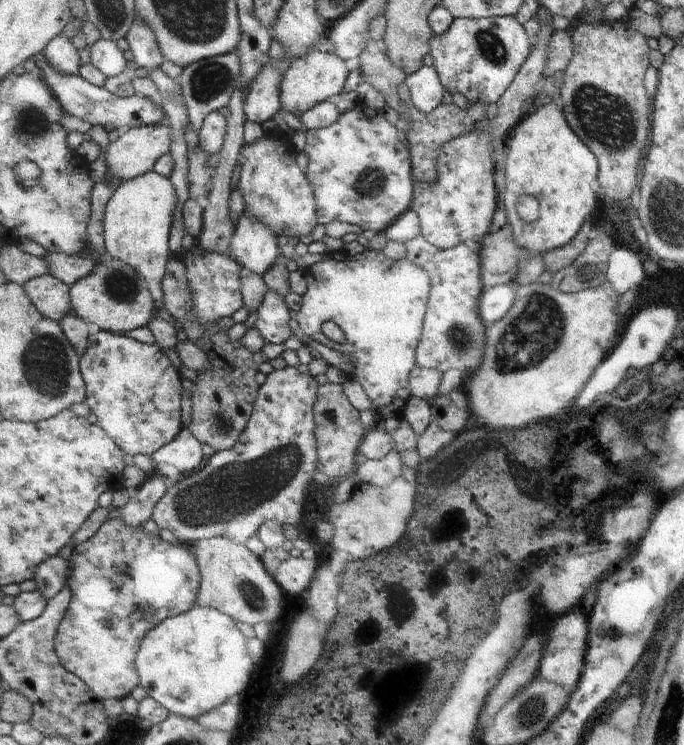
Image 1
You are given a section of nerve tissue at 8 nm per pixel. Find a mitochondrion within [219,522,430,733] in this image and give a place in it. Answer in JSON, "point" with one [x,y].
{"point":[249,591]}

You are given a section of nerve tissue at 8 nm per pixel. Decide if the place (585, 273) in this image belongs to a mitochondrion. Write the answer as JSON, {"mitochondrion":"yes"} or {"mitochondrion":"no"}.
{"mitochondrion":"yes"}

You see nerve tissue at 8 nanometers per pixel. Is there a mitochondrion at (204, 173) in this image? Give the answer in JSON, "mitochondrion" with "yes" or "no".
{"mitochondrion":"no"}

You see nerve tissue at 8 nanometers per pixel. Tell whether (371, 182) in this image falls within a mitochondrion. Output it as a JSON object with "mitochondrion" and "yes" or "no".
{"mitochondrion":"yes"}

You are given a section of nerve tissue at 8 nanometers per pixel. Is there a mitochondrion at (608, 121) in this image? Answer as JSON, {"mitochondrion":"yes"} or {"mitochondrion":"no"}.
{"mitochondrion":"yes"}

